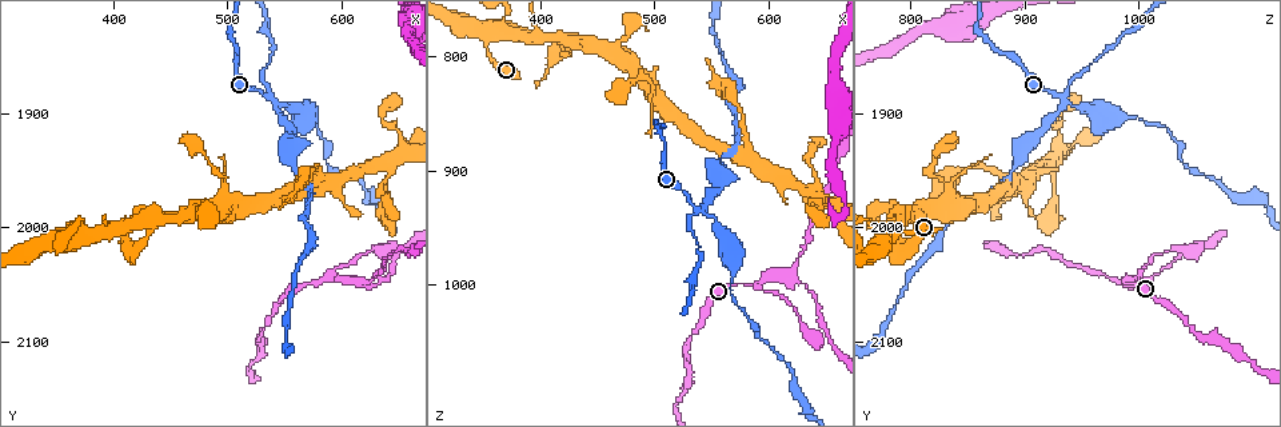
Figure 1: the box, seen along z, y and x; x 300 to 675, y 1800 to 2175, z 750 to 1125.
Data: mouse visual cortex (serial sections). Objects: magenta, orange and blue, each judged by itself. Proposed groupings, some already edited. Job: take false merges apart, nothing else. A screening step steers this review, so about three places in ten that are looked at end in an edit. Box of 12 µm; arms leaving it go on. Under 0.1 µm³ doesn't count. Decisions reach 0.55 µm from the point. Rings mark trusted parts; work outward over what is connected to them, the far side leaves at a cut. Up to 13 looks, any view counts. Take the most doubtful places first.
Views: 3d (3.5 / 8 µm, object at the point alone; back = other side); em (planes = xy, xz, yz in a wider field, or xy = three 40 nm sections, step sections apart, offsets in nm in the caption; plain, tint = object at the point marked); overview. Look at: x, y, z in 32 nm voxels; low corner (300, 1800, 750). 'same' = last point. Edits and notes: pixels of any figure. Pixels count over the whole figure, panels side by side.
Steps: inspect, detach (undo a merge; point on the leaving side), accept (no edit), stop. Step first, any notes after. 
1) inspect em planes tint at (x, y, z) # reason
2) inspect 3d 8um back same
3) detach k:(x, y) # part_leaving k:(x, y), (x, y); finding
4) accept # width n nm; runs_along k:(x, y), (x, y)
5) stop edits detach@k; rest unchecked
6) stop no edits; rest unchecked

inspect 3d 8um at (538, 1890, 932) # four arms meet

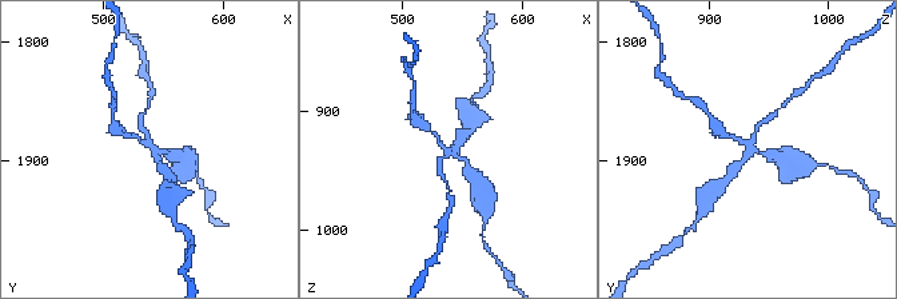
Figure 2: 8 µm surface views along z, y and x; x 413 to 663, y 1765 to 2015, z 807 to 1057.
inspect 3d 3.5um at (540, 1888, 932)

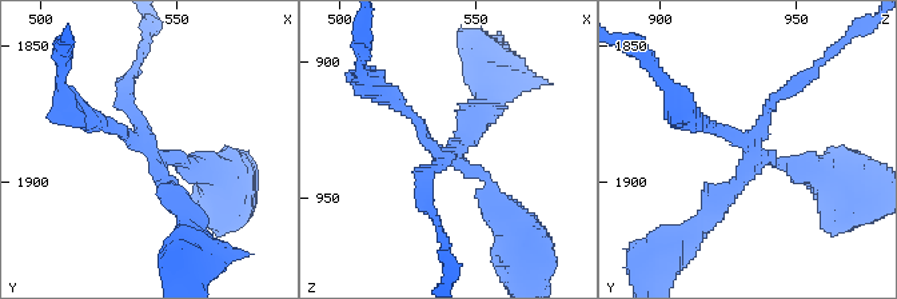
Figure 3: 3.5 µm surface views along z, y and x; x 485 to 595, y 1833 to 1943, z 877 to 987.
inspect em xy step 5 tint at (540, 1890, 935) # arms 4; arm_widths 150, 150, 250, 250 nm; need the tissue

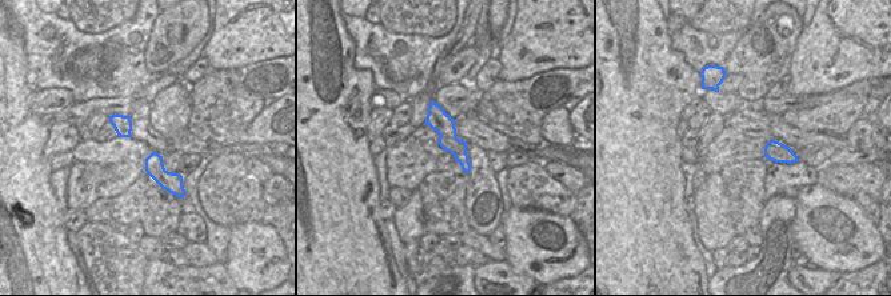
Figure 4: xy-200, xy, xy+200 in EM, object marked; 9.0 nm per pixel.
detach 3:(127, 94) # two cells meet here

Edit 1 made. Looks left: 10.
inspect 3d 3.5um at (590, 2042, 1000) # side arm on a straight run

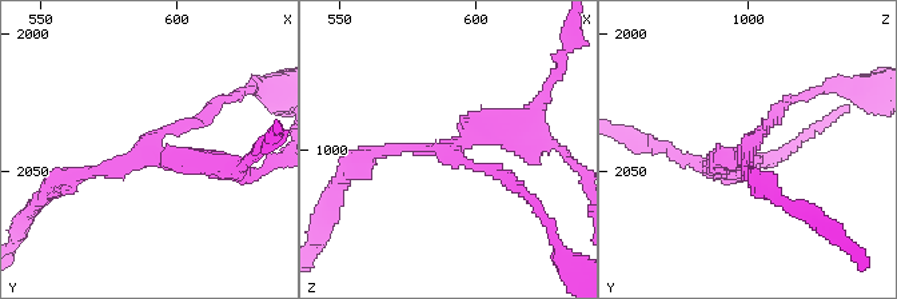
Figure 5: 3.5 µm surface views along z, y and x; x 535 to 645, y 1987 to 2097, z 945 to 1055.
inspect em xy step 1 tint at (588, 2044, 998) # arms 3; arm_widths 100, 150, 300 nm; now the EM

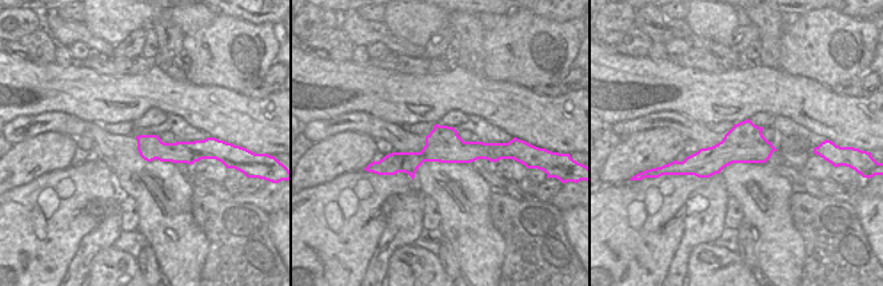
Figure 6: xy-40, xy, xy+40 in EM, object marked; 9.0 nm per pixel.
accept # width 320 nm; runs_along 6:(498, 155), (432, 151), (386, 165); all the same cell

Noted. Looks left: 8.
inspect 3d 8um at (430, 1996, 788) # thin neck

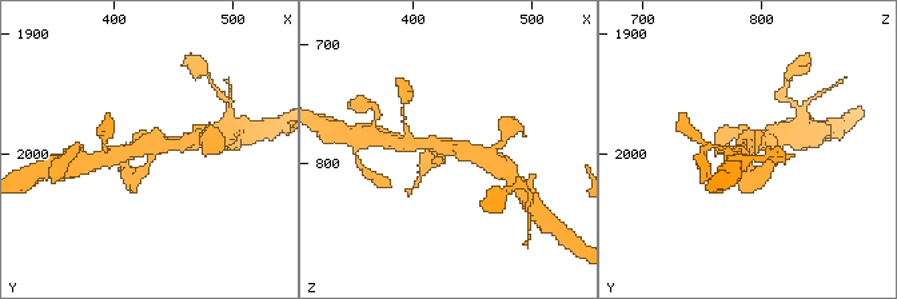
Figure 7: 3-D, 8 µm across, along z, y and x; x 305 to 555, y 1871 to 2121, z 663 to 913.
inspect 3d 3.5um at (430, 1992, 784) # zoom in

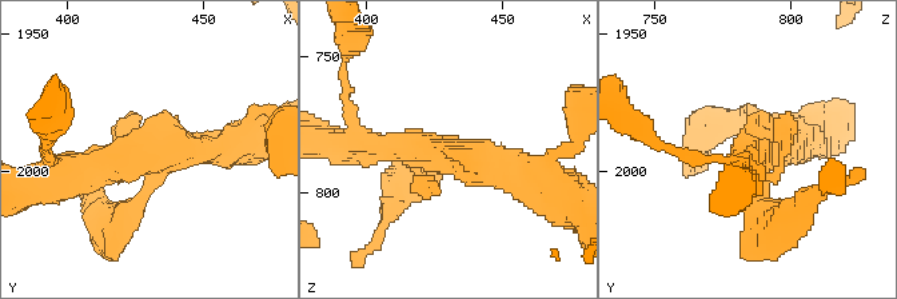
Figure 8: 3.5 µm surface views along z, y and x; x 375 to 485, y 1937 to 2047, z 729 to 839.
inspect em xy step 3 tint at (432, 1994, 788)

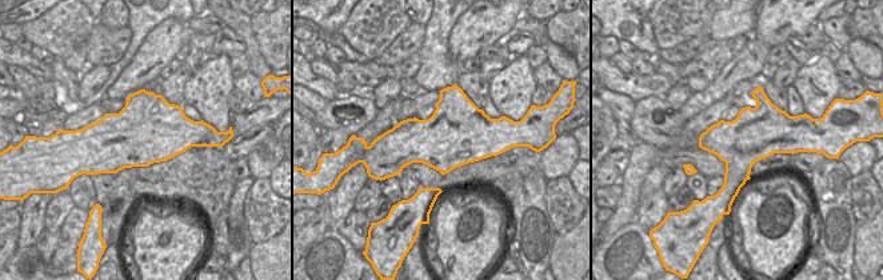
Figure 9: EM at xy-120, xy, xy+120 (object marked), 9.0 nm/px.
accept # width 550 nm; runs_along 8:(366, 147), (431, 150), (534, 180); one cell here

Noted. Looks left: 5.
inspect 3d 3.5um back at (640, 1942, 920) # looks like a crossing

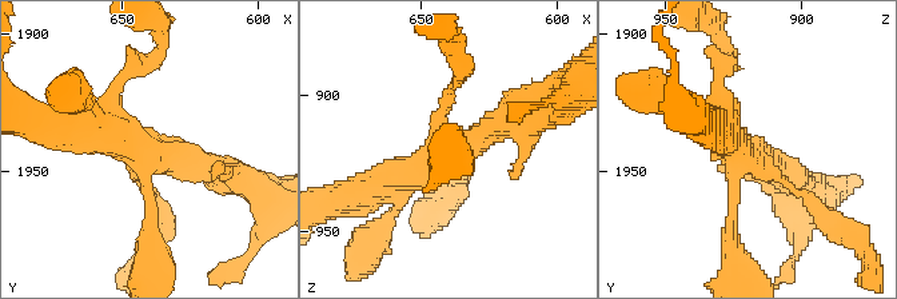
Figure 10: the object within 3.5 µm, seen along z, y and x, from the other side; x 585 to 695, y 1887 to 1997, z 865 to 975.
inspect em xy step 5 tint at (641, 1943, 923) # need the tissue

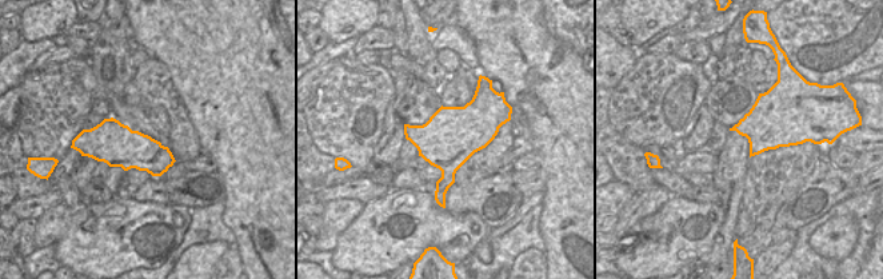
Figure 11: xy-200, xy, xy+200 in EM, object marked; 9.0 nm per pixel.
accept # arms 4; runs_along 10:(219, 172), (138, 152), (112, 128), (116, 83); all the same cell

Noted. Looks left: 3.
inspect 3d 3.5um at (574, 1946, 856) # a narrow waist

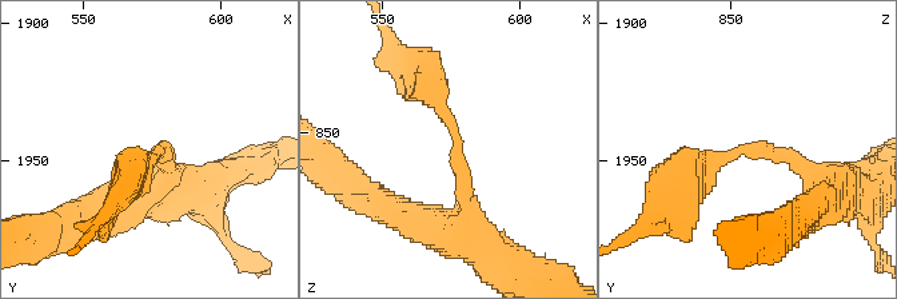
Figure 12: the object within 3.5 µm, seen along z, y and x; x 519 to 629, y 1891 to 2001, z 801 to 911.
inspect em xy step 1 tint at (577, 1948, 857)

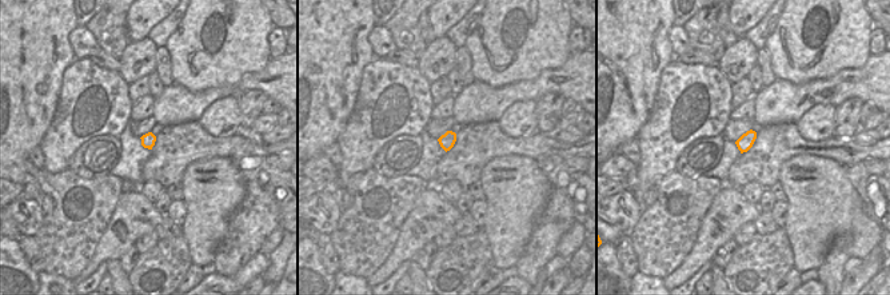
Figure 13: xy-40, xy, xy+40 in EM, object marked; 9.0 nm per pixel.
detach 12:(443, 92) # arm_widths 250, 250 nm; part_leaving 12:(455, 134), (427, 83), (394, 56); a second cell is stuck on

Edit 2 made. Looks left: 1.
stop edits detach@3, detach@12; rest unchecked

